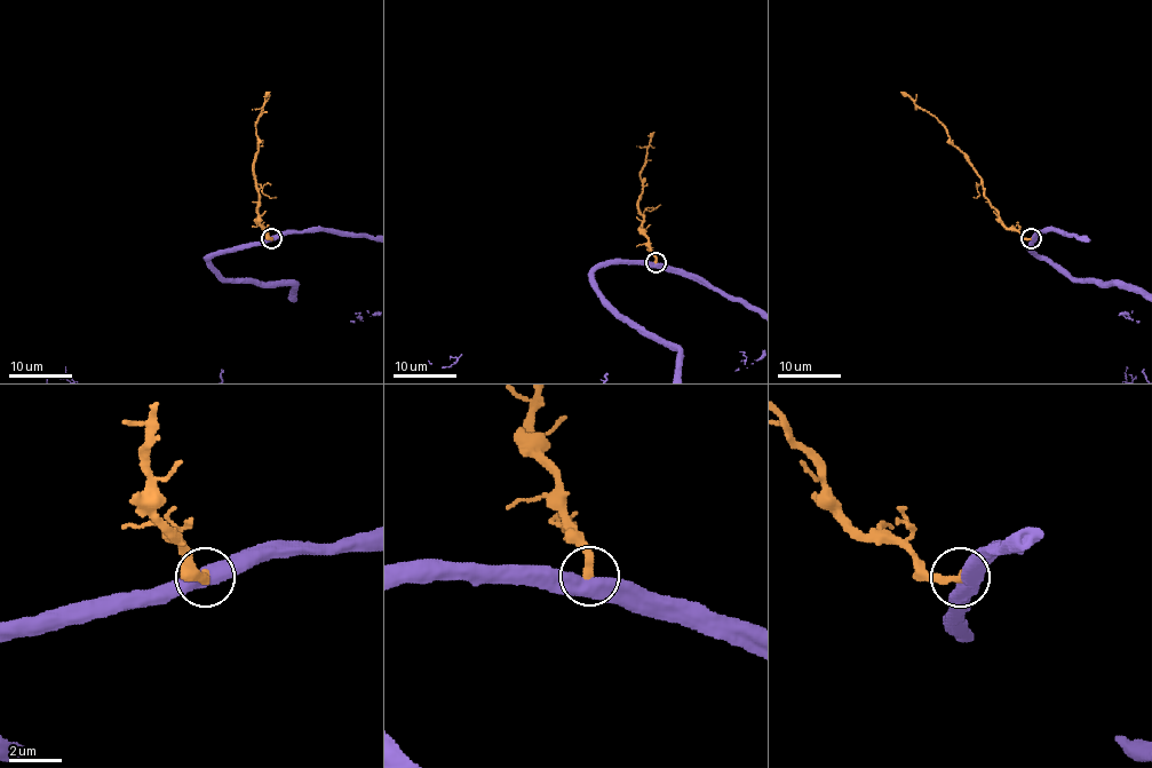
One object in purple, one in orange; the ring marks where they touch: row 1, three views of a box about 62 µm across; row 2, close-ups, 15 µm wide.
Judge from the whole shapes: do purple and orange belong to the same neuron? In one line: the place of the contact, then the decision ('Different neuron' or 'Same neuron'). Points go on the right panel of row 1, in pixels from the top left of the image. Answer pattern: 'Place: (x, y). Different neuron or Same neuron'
Place: (1031, 238). Different neuron

